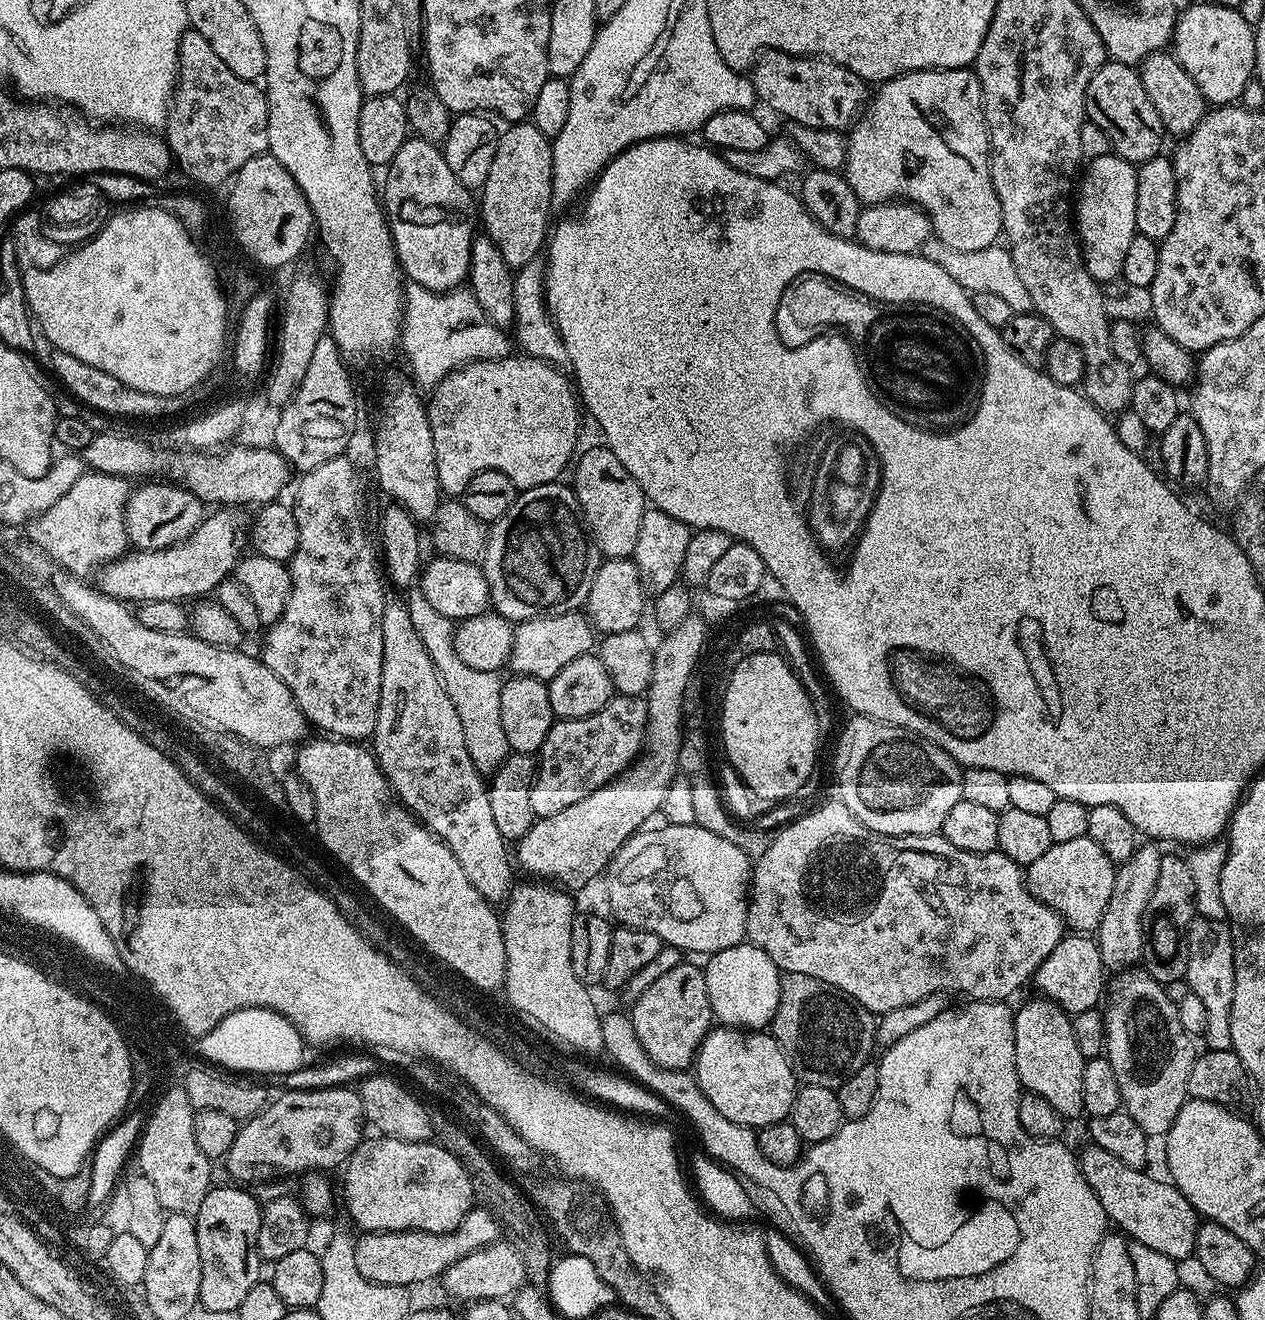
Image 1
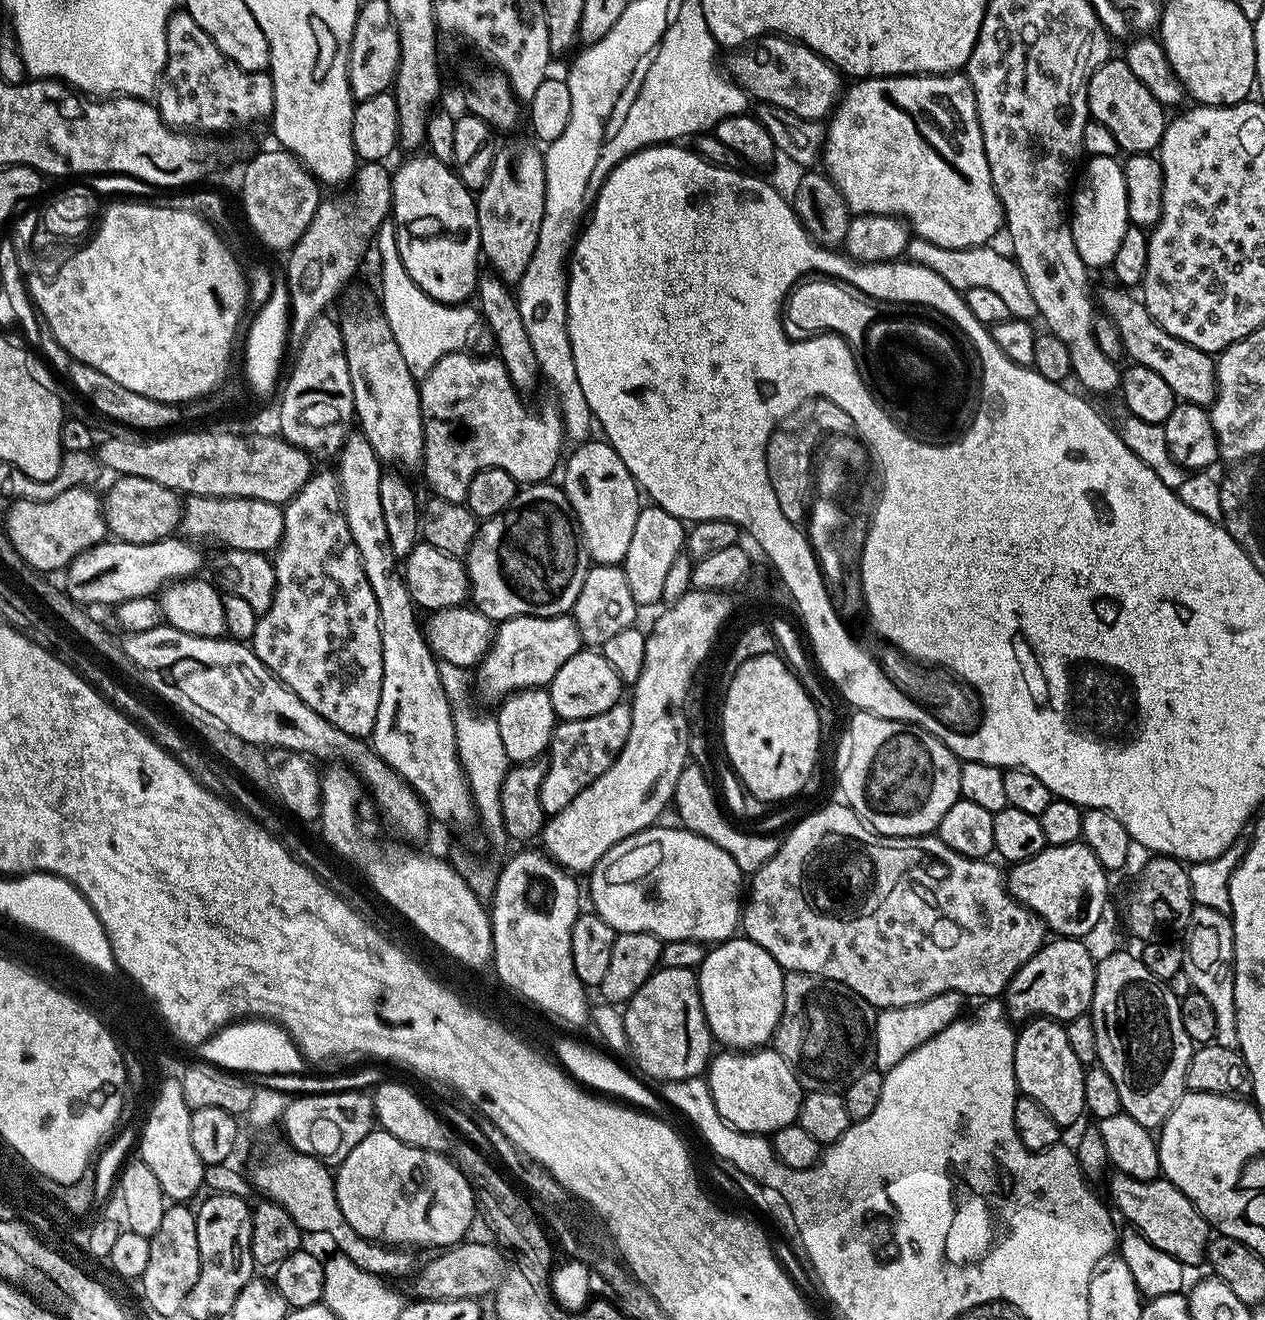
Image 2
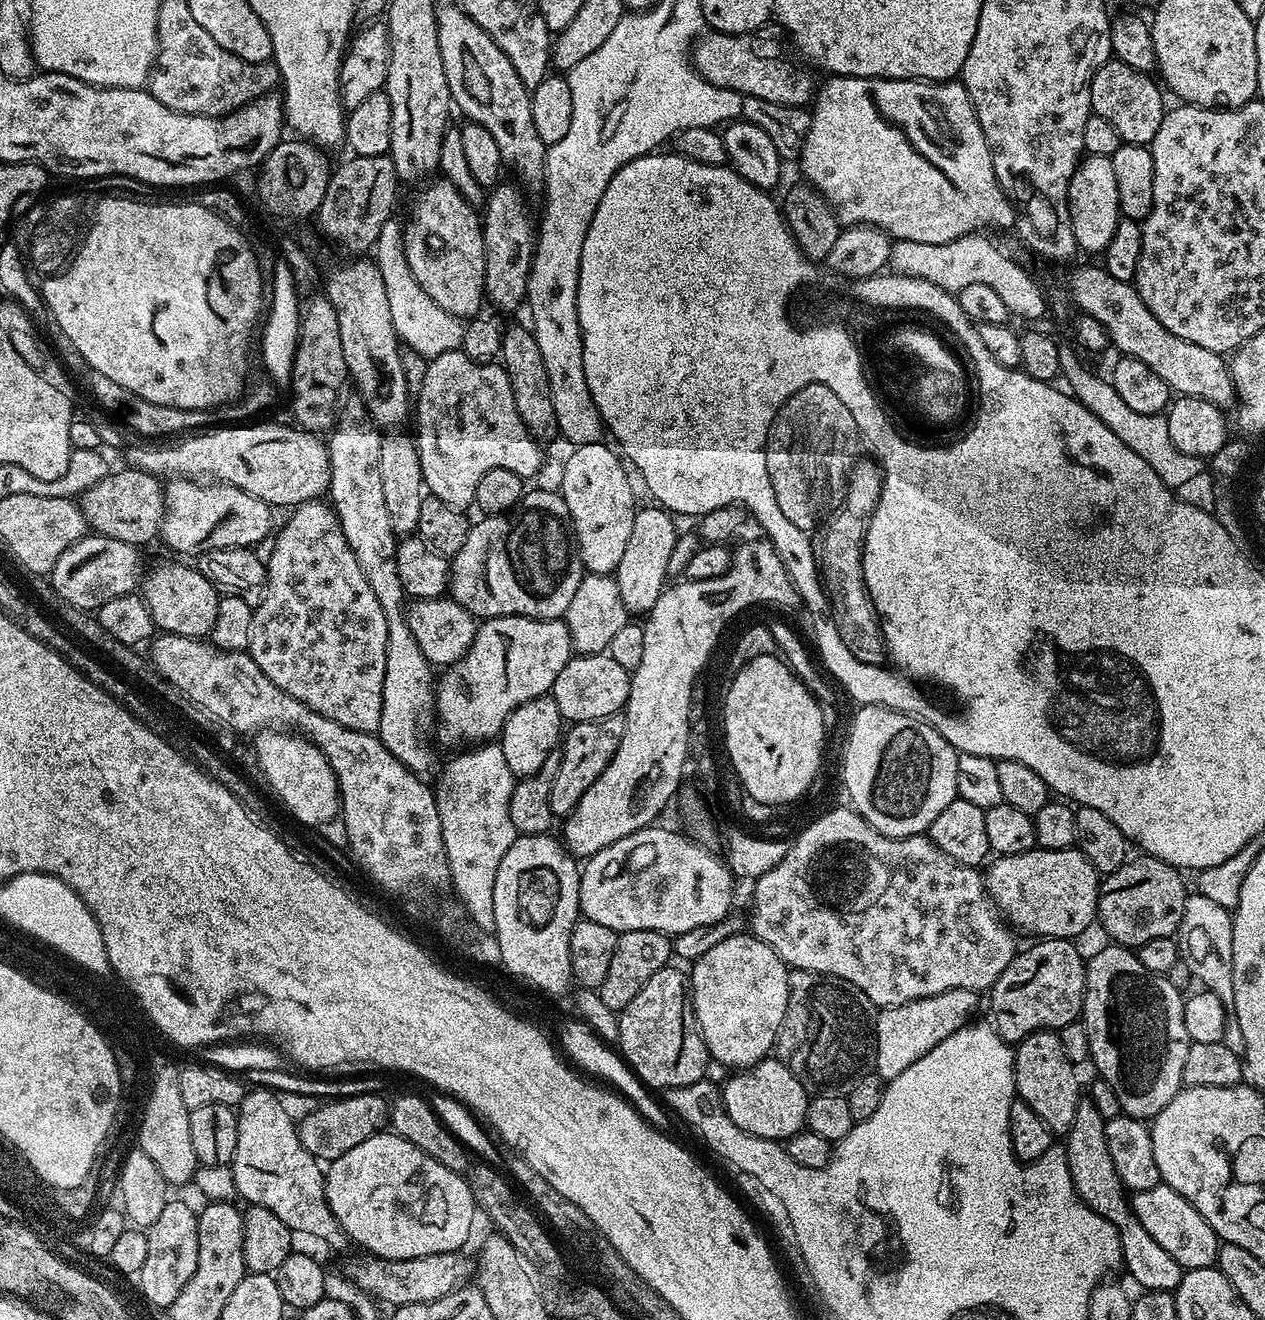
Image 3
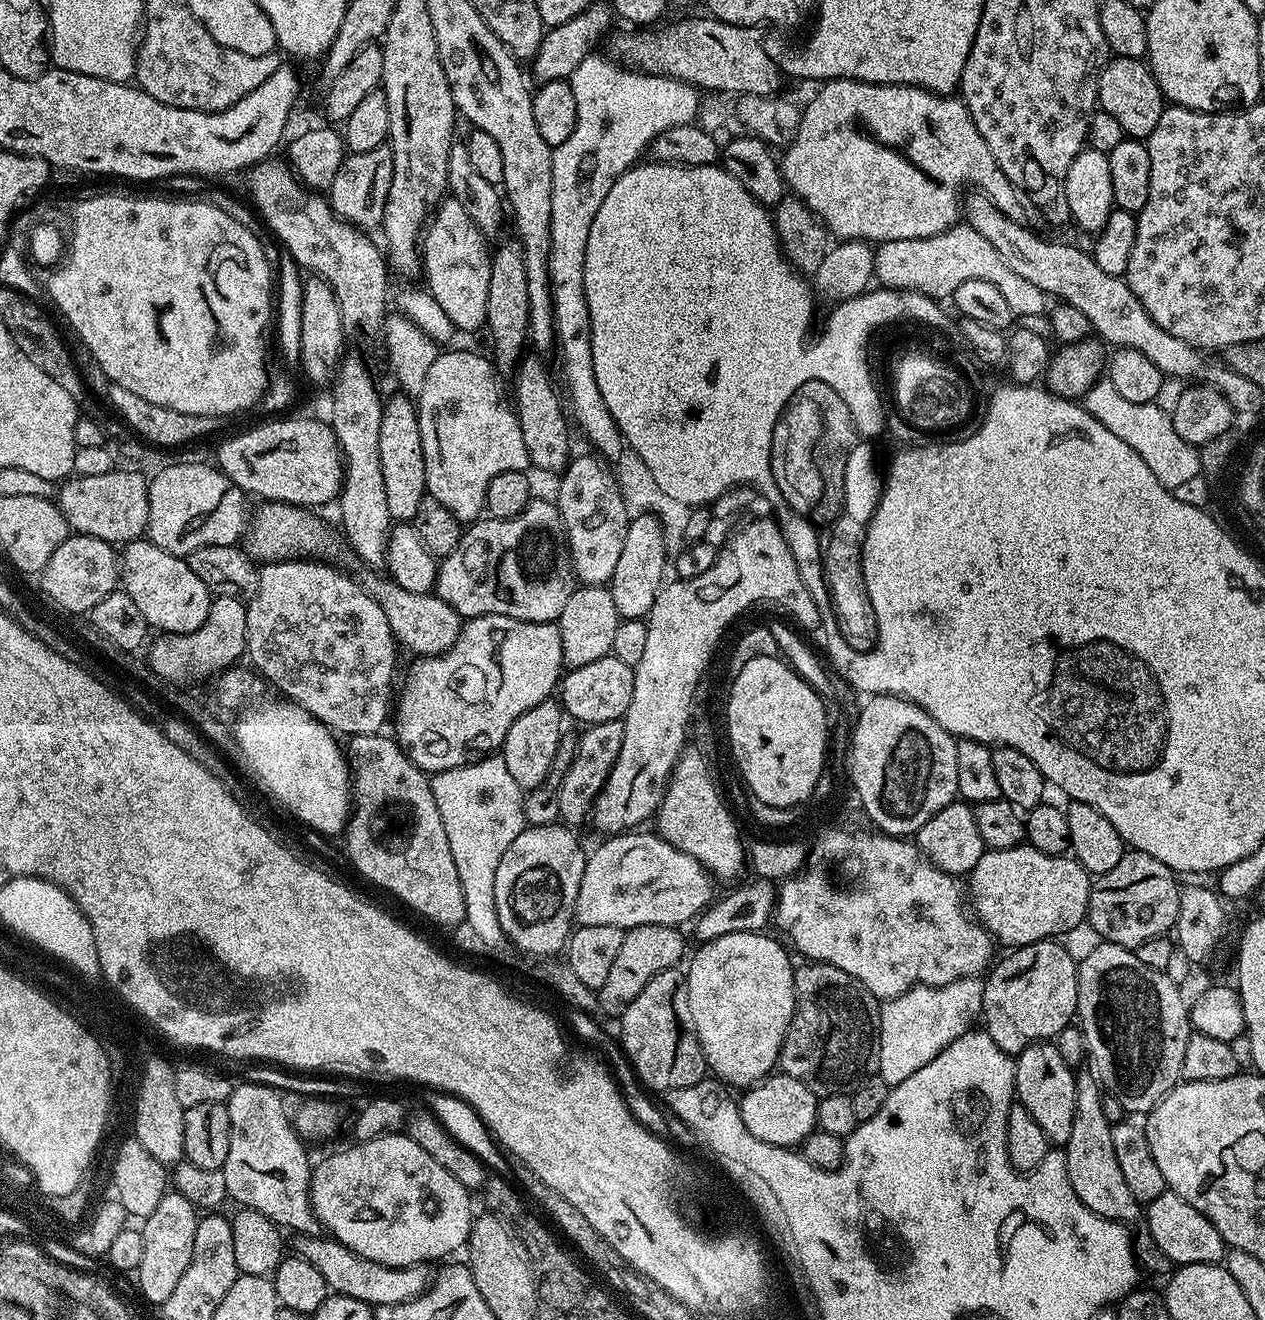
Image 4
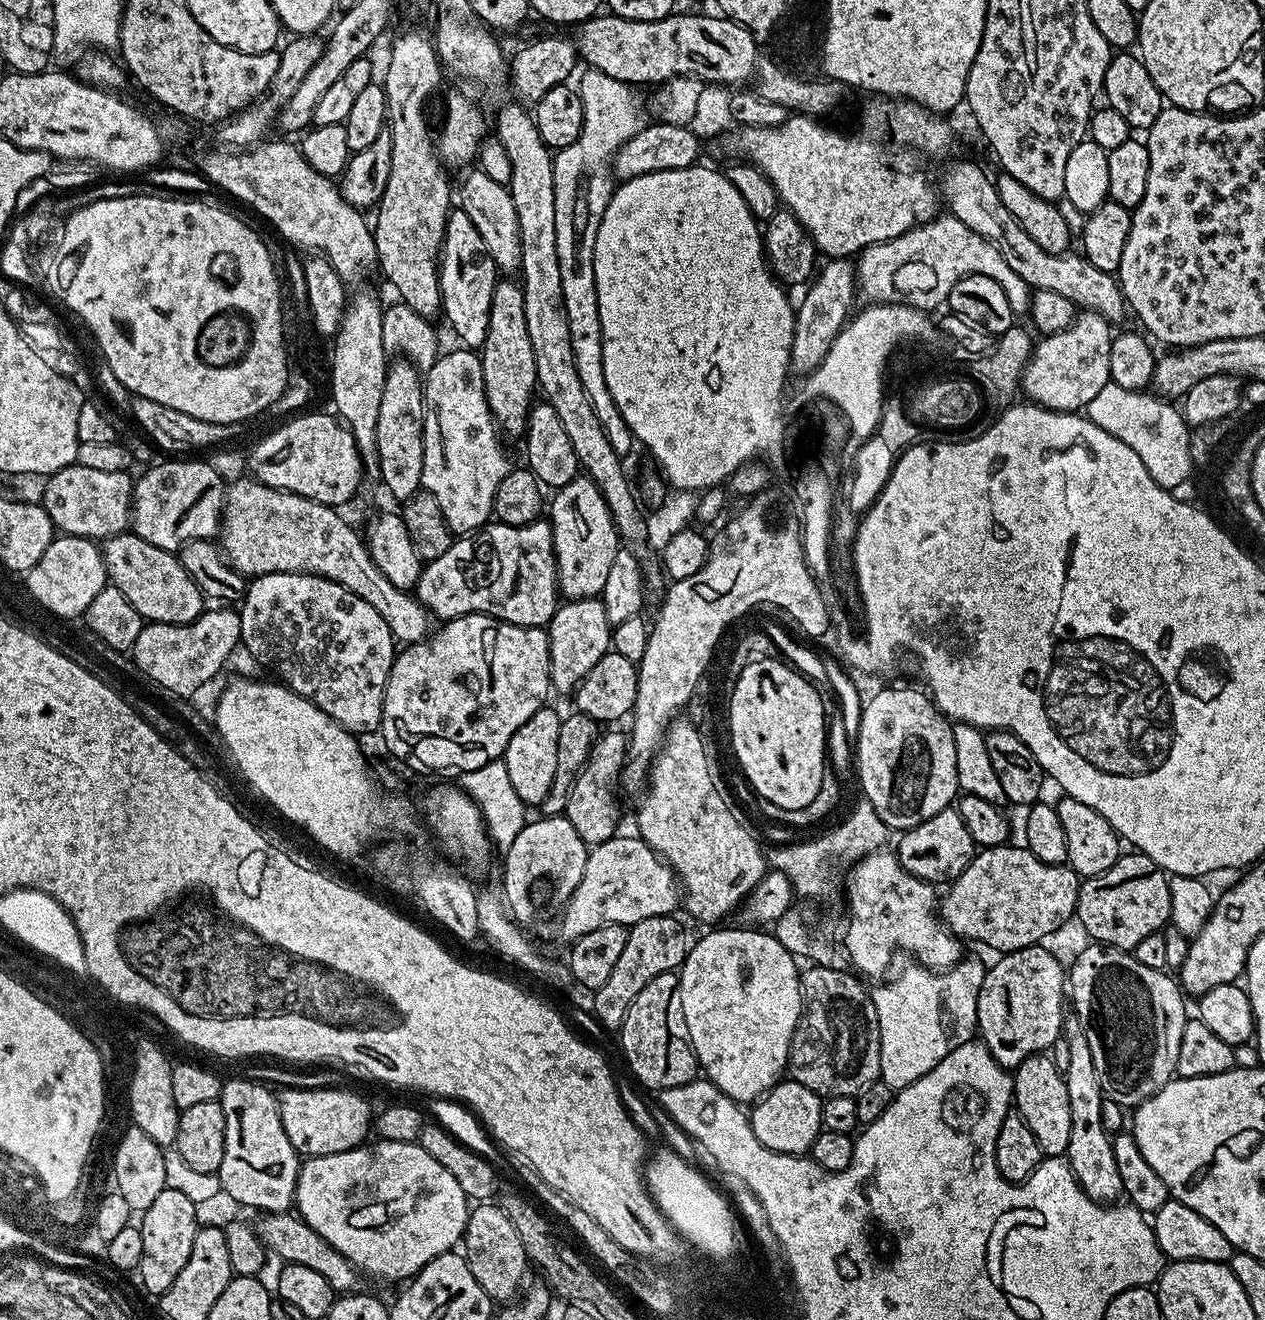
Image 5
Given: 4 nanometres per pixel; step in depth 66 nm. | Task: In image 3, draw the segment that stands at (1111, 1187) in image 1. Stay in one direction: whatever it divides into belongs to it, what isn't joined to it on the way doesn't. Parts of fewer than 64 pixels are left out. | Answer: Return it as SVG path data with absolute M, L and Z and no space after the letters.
M1161 1182L1158 1186L1150 1186L1150 1190L1133 1192L1130 1196L1130 1203L1134 1214L1138 1214L1138 1222L1142 1222L1142 1227L1150 1233L1150 1238L1174 1258L1186 1270L1189 1268L1211 1268L1216 1263L1216 1255L1222 1243L1216 1231L1174 1190L1166 1183Z

